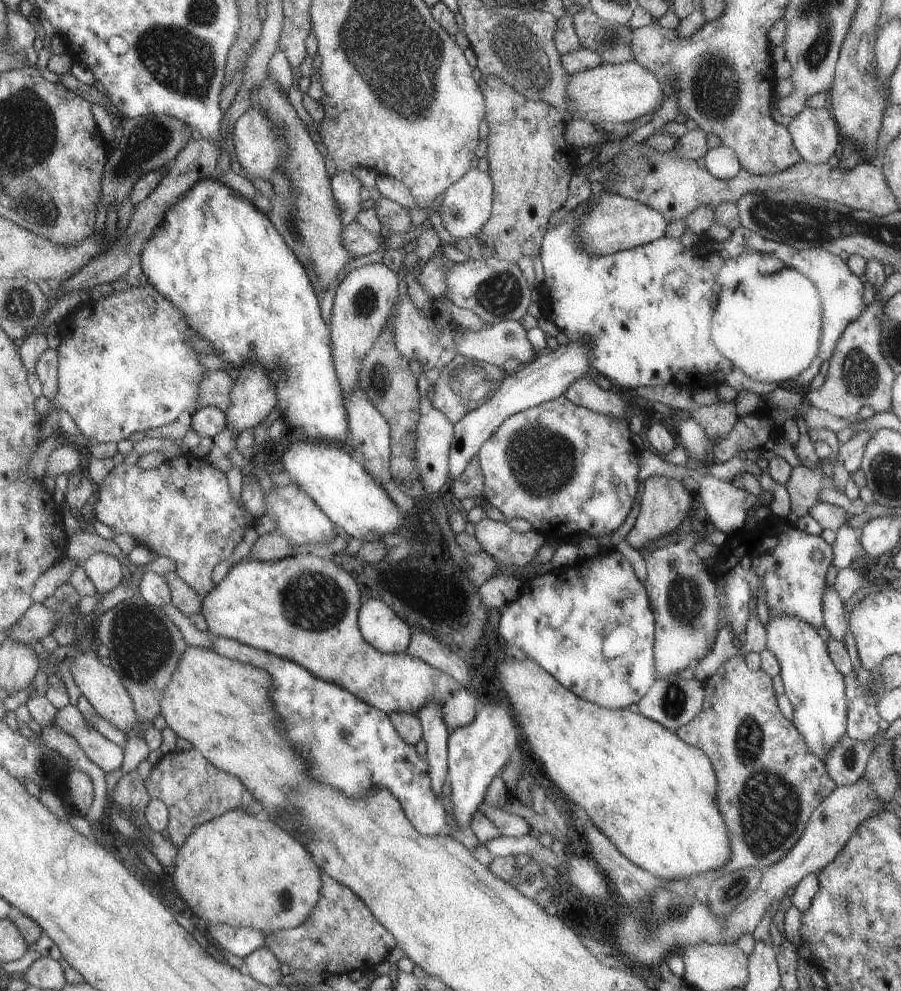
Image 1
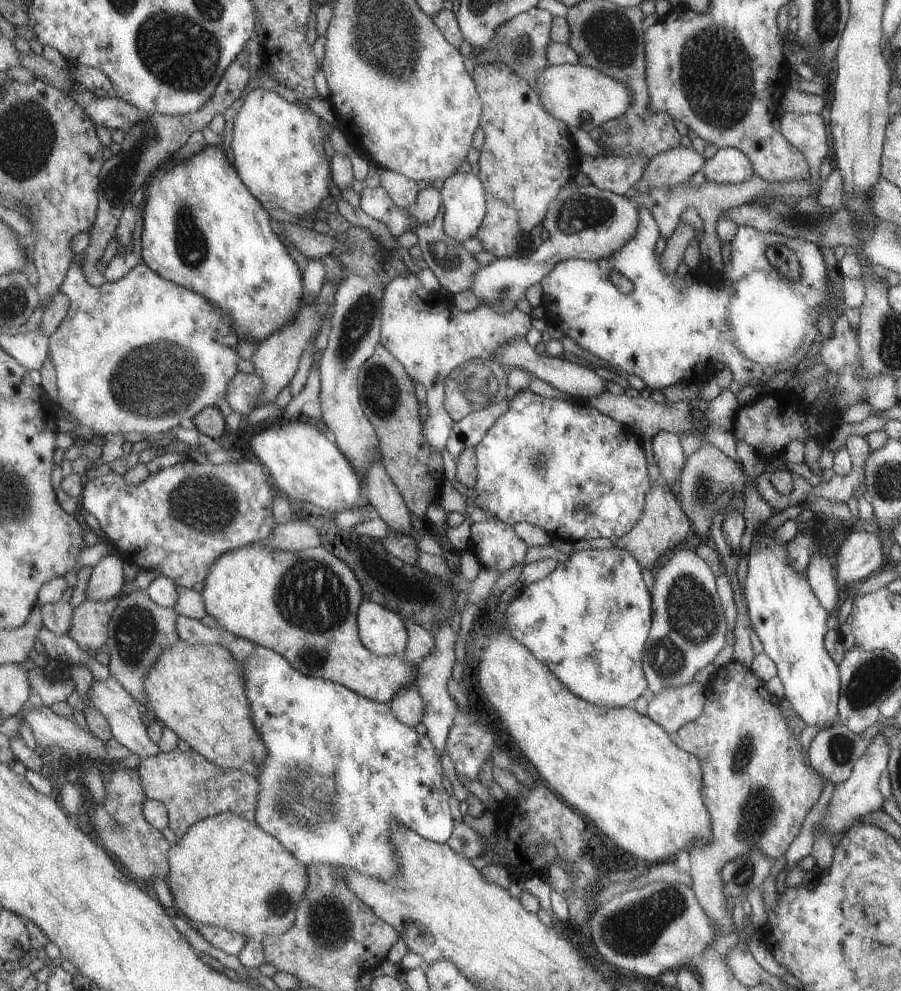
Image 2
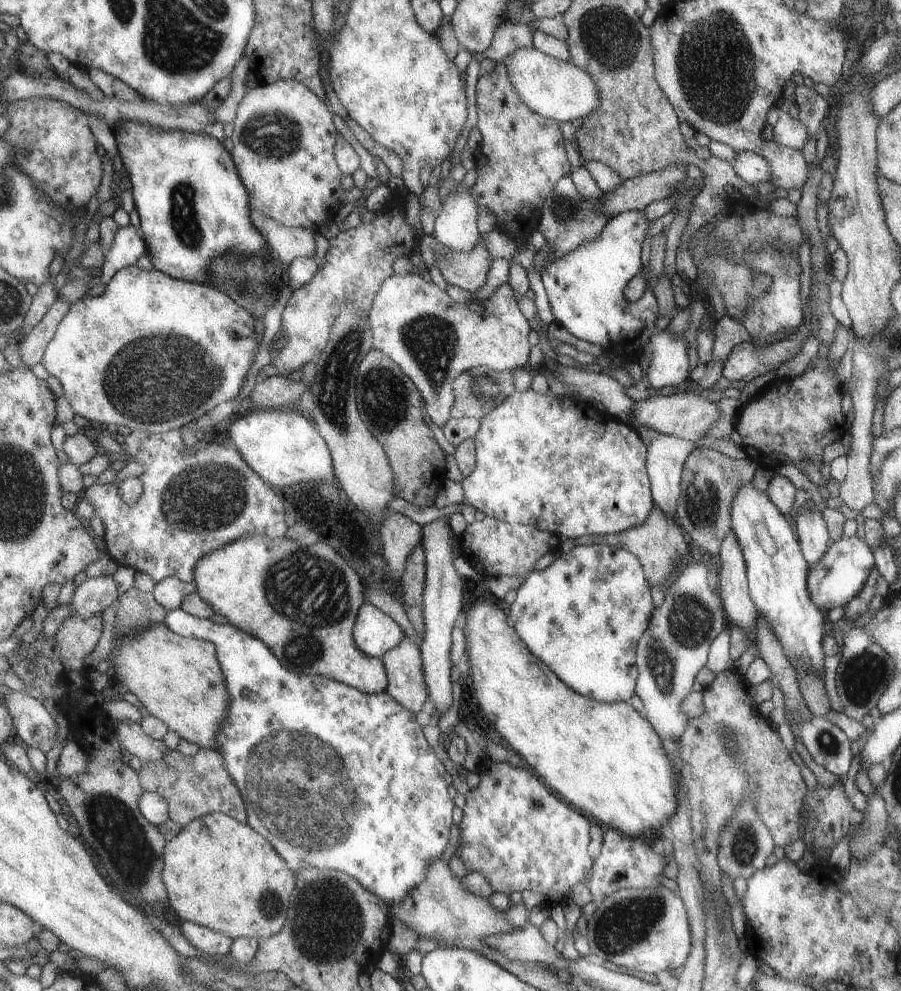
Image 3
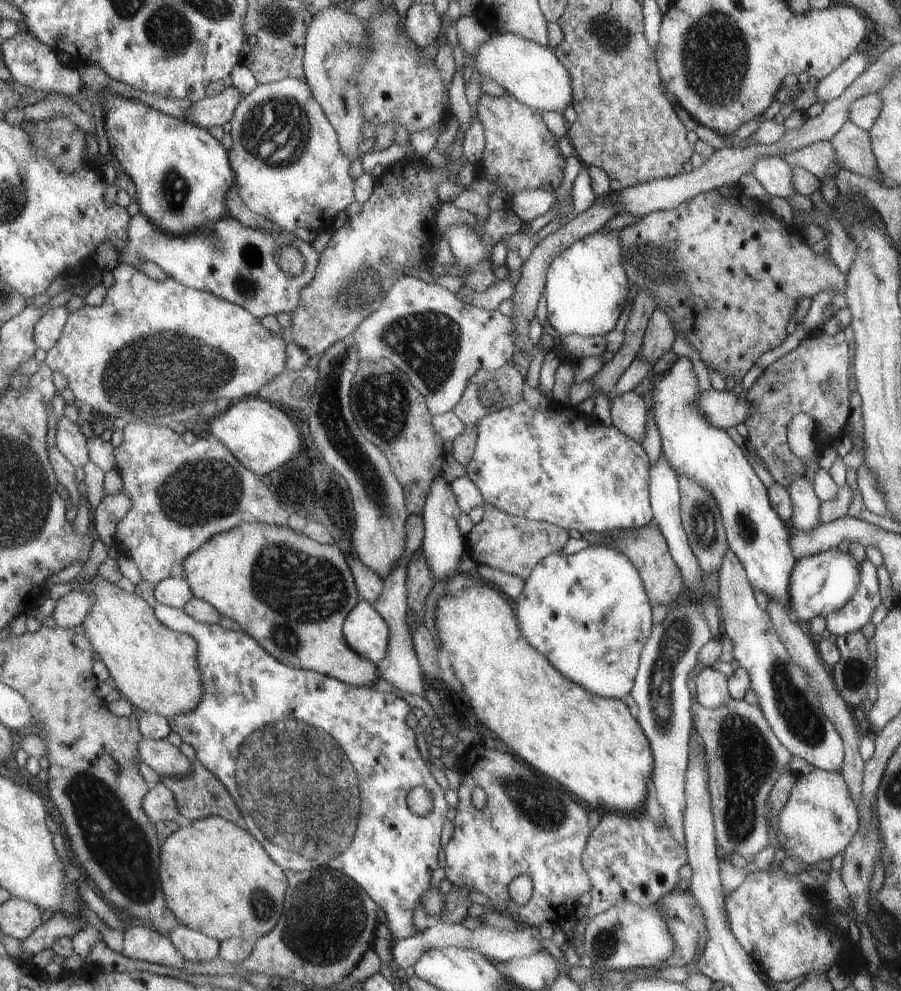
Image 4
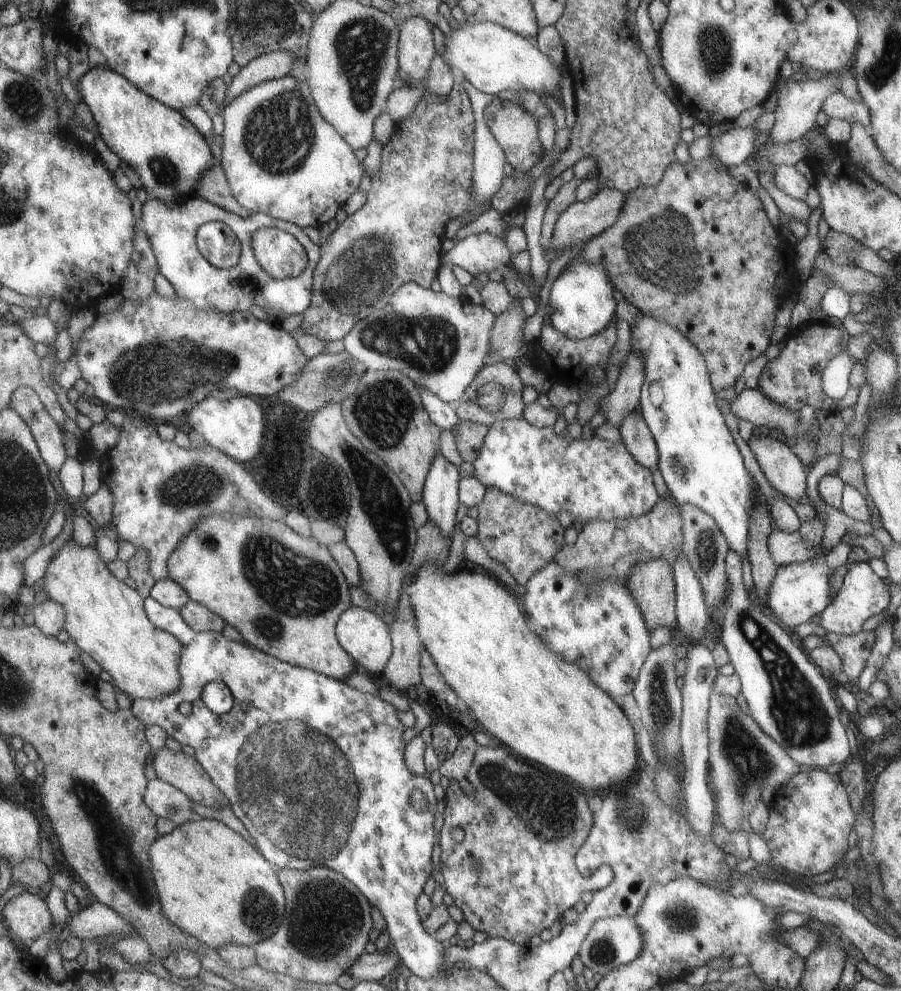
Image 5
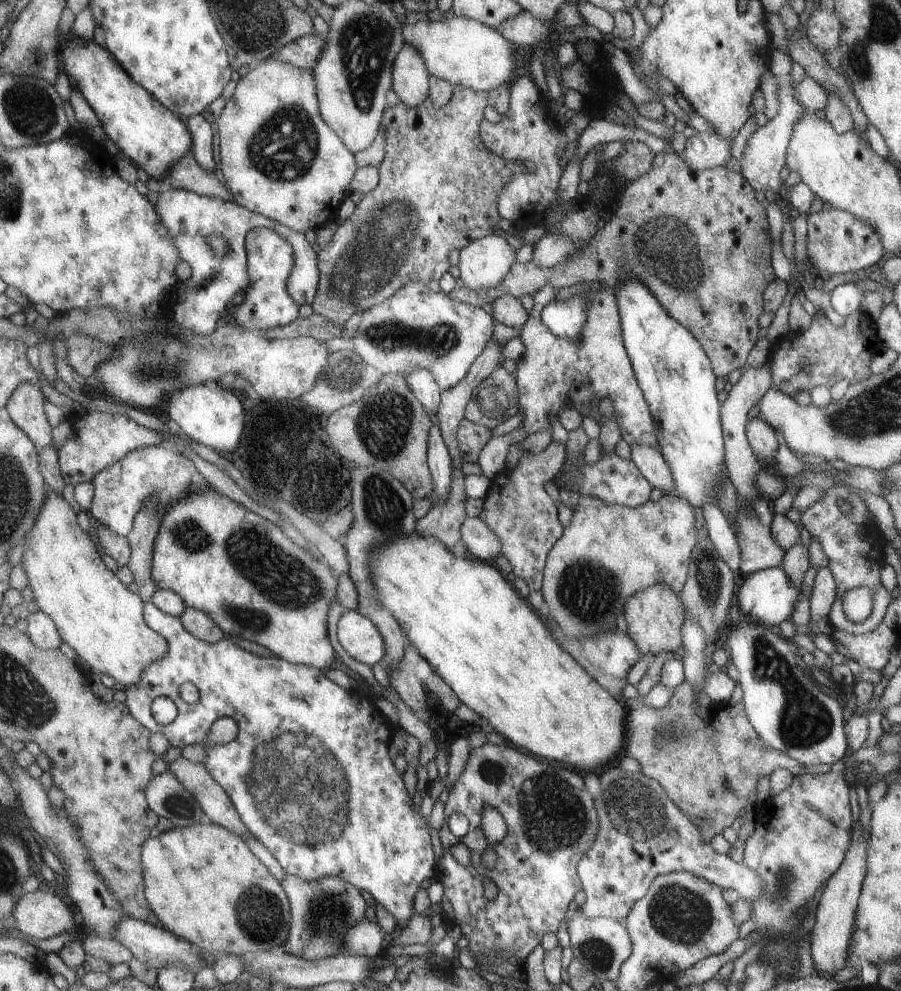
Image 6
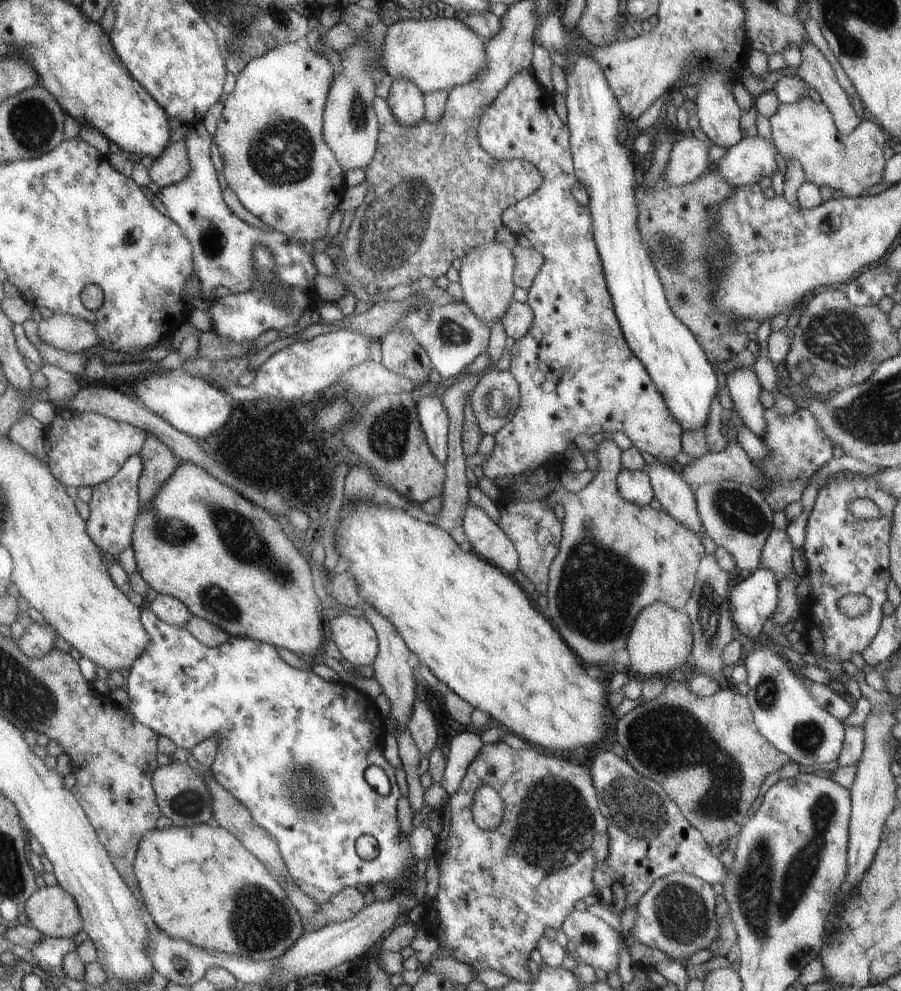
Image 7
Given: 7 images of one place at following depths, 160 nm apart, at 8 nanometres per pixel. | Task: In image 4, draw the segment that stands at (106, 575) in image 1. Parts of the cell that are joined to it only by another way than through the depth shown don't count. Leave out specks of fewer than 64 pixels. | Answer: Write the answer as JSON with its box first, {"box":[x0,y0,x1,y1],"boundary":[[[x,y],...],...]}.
{"box":[52,588,94,629],"boundary":[[[79,588],[72,589],[56,602],[52,614],[56,626],[70,629],[82,625],[94,604],[94,597],[88,593],[83,593]]]}

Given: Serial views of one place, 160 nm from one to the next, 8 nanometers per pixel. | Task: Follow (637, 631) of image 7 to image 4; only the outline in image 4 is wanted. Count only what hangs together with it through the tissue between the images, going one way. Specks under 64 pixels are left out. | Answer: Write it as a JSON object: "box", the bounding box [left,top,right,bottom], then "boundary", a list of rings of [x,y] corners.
{"box":[582,525,684,606],"boundary":[[[644,525],[638,529],[615,530],[611,532],[582,533],[582,538],[589,545],[607,544],[607,546],[613,546],[619,553],[628,557],[632,561],[632,565],[637,569],[637,572],[640,573],[645,592],[653,606],[671,606],[684,594],[680,568],[676,565],[676,561],[672,559],[668,543],[664,540],[664,536],[660,533],[657,525]]]}

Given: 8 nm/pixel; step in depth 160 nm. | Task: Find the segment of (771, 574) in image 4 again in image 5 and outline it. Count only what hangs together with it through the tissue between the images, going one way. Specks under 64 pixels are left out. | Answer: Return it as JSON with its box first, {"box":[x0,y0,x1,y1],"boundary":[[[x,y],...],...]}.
{"box":[629,313,759,558],"boundary":[[[641,313],[629,326],[629,331],[630,352],[636,353],[643,365],[643,378],[638,400],[641,408],[640,414],[656,442],[658,470],[668,492],[679,505],[689,503],[702,513],[707,513],[721,529],[728,548],[743,558],[747,550],[748,514],[759,492],[754,480],[749,478],[747,470],[743,468],[739,450],[727,426],[723,424],[721,412],[717,410],[715,394],[711,390],[712,384],[709,384],[710,376],[704,356],[677,328],[647,313]]]}

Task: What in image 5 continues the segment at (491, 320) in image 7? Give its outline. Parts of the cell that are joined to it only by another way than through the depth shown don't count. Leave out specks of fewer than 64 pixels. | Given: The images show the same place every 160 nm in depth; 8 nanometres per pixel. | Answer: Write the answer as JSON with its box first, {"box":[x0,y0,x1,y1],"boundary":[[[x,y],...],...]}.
{"box":[441,233,509,277],"boundary":[[[489,233],[465,236],[447,253],[441,253],[441,265],[455,265],[466,270],[472,277],[484,272],[501,270],[509,261],[506,242]]]}

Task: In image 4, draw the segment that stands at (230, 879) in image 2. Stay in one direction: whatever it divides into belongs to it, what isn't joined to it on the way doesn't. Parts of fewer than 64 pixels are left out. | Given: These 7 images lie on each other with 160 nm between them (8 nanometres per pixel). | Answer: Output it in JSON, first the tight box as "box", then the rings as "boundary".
{"box":[160,815,288,944],"boundary":[[[209,815],[192,820],[191,822],[181,822],[177,830],[164,840],[160,857],[160,875],[162,876],[167,904],[177,915],[179,923],[189,927],[193,931],[204,933],[206,937],[212,937],[219,942],[229,937],[235,937],[253,944],[260,936],[267,935],[275,926],[277,919],[280,918],[281,910],[283,910],[285,888],[288,886],[287,872],[285,872],[276,861],[272,860],[272,857],[265,852],[264,847],[258,843],[258,840],[253,838],[252,833],[249,833],[247,829],[239,828],[236,824],[217,815]]]}

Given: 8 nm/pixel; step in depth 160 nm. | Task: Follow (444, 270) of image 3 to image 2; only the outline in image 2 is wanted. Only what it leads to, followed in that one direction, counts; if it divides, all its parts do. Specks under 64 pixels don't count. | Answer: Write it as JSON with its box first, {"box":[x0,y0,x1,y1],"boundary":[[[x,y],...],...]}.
{"box":[411,205,480,294],"boundary":[[[443,205],[439,206],[439,210],[437,210],[437,214],[435,214],[435,218],[430,225],[422,225],[417,222],[411,231],[417,238],[417,244],[422,254],[421,258],[425,261],[427,268],[433,272],[440,286],[448,294],[455,294],[469,290],[473,275],[476,274],[480,266],[473,255],[463,249],[461,242],[448,237],[442,231],[443,209]]]}

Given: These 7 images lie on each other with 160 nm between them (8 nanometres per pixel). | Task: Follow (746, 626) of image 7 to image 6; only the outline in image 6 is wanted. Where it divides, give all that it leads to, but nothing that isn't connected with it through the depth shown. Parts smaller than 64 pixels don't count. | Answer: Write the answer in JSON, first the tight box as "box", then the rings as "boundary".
{"box":[737,566,799,627],"boundary":[[[779,566],[759,569],[745,576],[745,581],[737,590],[737,606],[745,616],[745,620],[757,621],[775,627],[782,620],[787,620],[796,600],[799,587],[794,587],[784,570]]]}

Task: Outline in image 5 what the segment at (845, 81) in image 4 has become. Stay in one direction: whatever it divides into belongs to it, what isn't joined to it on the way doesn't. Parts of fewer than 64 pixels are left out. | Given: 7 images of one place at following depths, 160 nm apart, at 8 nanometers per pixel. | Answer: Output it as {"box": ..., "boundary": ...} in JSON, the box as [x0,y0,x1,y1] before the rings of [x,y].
{"box":[768,72,838,144],"boundary":[[[833,72],[832,76],[822,78],[821,80],[801,80],[782,78],[782,85],[778,84],[776,90],[778,96],[774,109],[774,122],[768,132],[768,139],[773,143],[781,144],[796,141],[803,137],[815,123],[815,115],[821,110],[821,103],[824,98],[831,93],[838,91],[838,72]]]}

